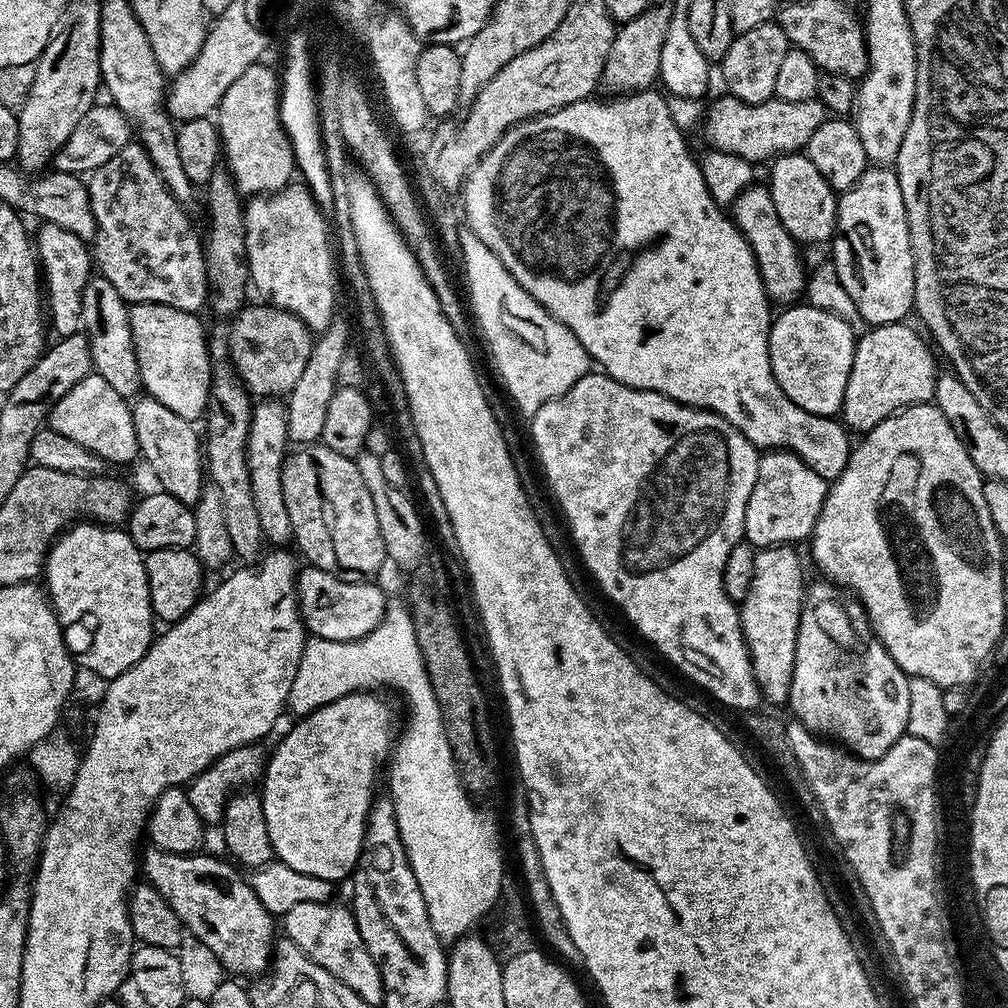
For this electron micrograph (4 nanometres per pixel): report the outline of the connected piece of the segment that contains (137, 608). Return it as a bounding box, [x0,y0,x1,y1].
[42,522,154,681]

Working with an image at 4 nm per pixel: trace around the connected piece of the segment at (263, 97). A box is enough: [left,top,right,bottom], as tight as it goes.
[218,62,298,198]

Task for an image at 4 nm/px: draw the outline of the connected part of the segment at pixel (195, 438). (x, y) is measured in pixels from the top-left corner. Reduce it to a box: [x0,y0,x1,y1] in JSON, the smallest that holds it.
[131,398,206,506]

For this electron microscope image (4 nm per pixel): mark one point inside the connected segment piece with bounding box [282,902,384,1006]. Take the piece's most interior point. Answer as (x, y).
(328, 934)

